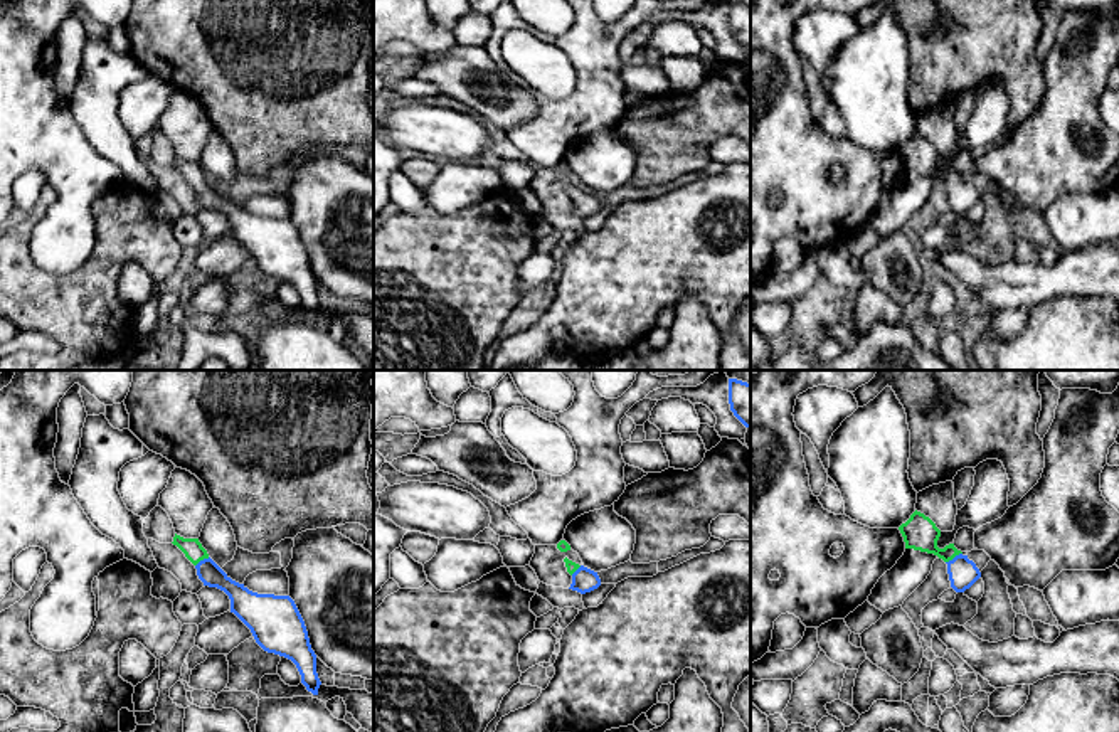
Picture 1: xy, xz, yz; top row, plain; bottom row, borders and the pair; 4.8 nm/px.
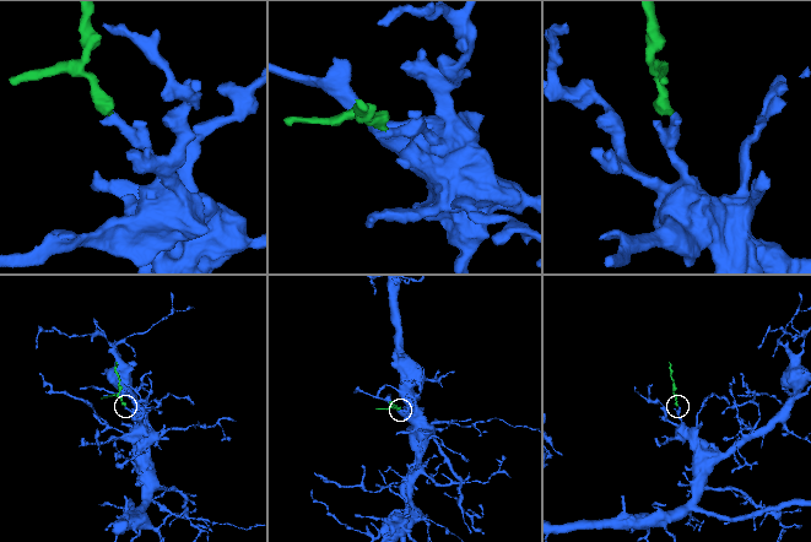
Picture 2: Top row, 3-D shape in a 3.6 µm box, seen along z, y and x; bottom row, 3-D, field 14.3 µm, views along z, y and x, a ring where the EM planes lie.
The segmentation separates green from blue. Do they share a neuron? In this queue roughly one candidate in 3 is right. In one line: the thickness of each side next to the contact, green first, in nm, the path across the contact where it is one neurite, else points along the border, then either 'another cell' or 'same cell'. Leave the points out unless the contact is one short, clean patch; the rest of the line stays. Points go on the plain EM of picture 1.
170/140 nm | across yz (919, 155), (939, 175), (953, 180), (963, 196) | same cell

